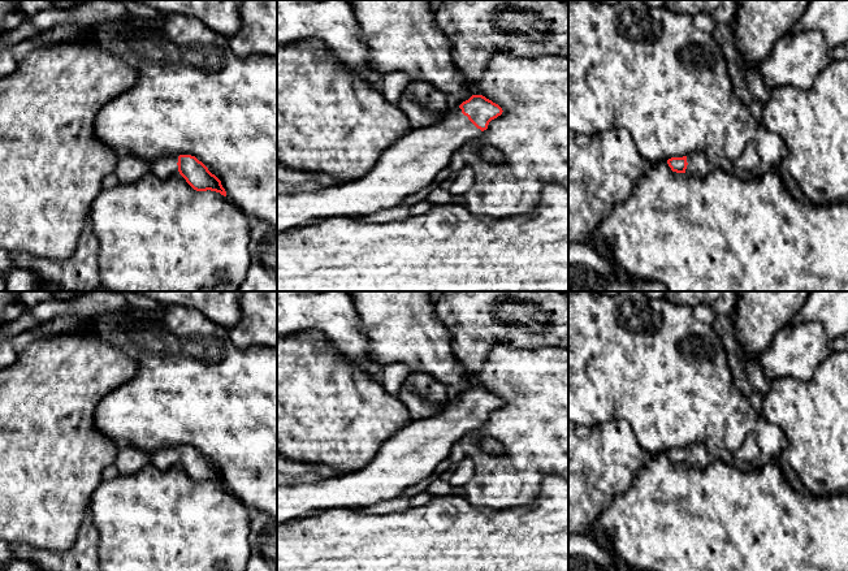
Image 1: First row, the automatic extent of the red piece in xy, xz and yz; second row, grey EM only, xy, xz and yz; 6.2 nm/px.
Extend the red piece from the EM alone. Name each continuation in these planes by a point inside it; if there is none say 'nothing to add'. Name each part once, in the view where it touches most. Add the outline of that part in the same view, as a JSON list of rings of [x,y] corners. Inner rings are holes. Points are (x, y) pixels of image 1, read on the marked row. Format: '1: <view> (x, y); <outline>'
1: xz (411, 163); [[[450,107],[436,124],[412,129],[403,134],[378,157],[376,165],[362,178],[345,181],[323,190],[277,194],[277,234],[298,228],[311,219],[349,217],[371,215],[403,203],[450,165],[454,153],[483,131],[477,129],[459,107]]]

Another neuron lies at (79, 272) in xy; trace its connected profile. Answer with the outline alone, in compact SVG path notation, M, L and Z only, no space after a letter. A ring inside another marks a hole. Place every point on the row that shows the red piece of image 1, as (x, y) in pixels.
M87 221L75 251L65 260L49 260L22 252L8 252L14 269L33 272L40 282L52 284L59 291L88 291L100 286L99 241Z

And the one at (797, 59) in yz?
M795 30L775 43L758 72L771 90L792 86L809 91L815 78L832 62L830 49L819 31Z

